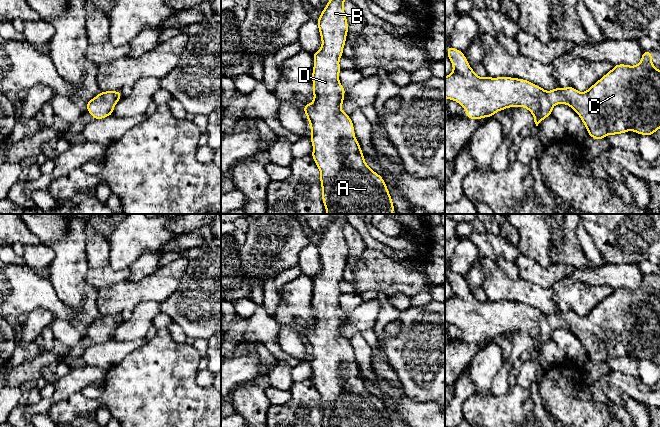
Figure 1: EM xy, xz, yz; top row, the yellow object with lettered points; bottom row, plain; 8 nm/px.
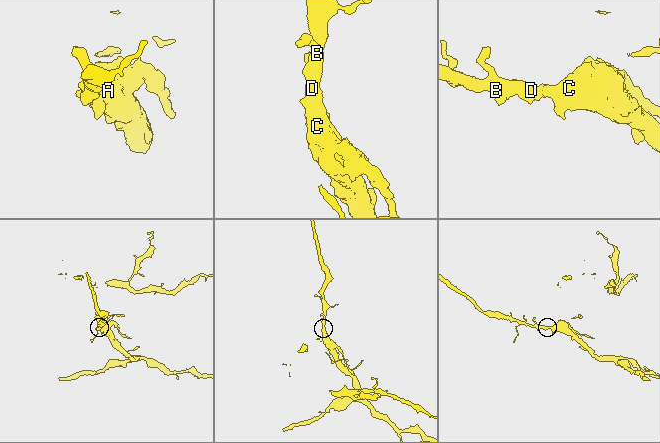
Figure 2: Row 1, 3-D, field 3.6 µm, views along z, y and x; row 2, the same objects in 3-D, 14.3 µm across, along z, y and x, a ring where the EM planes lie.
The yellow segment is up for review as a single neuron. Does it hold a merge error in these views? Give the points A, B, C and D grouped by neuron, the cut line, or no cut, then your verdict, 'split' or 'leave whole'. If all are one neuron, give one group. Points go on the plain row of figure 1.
A B C D | no cut | leave whole

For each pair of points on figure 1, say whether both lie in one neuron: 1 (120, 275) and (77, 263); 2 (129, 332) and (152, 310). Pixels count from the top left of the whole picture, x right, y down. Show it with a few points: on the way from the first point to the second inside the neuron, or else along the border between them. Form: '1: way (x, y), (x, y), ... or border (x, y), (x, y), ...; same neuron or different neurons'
1: border (89, 268), (85, 275), (85, 280), (98, 290); different neurons
2: way (135, 326), (146, 315); same neuron

